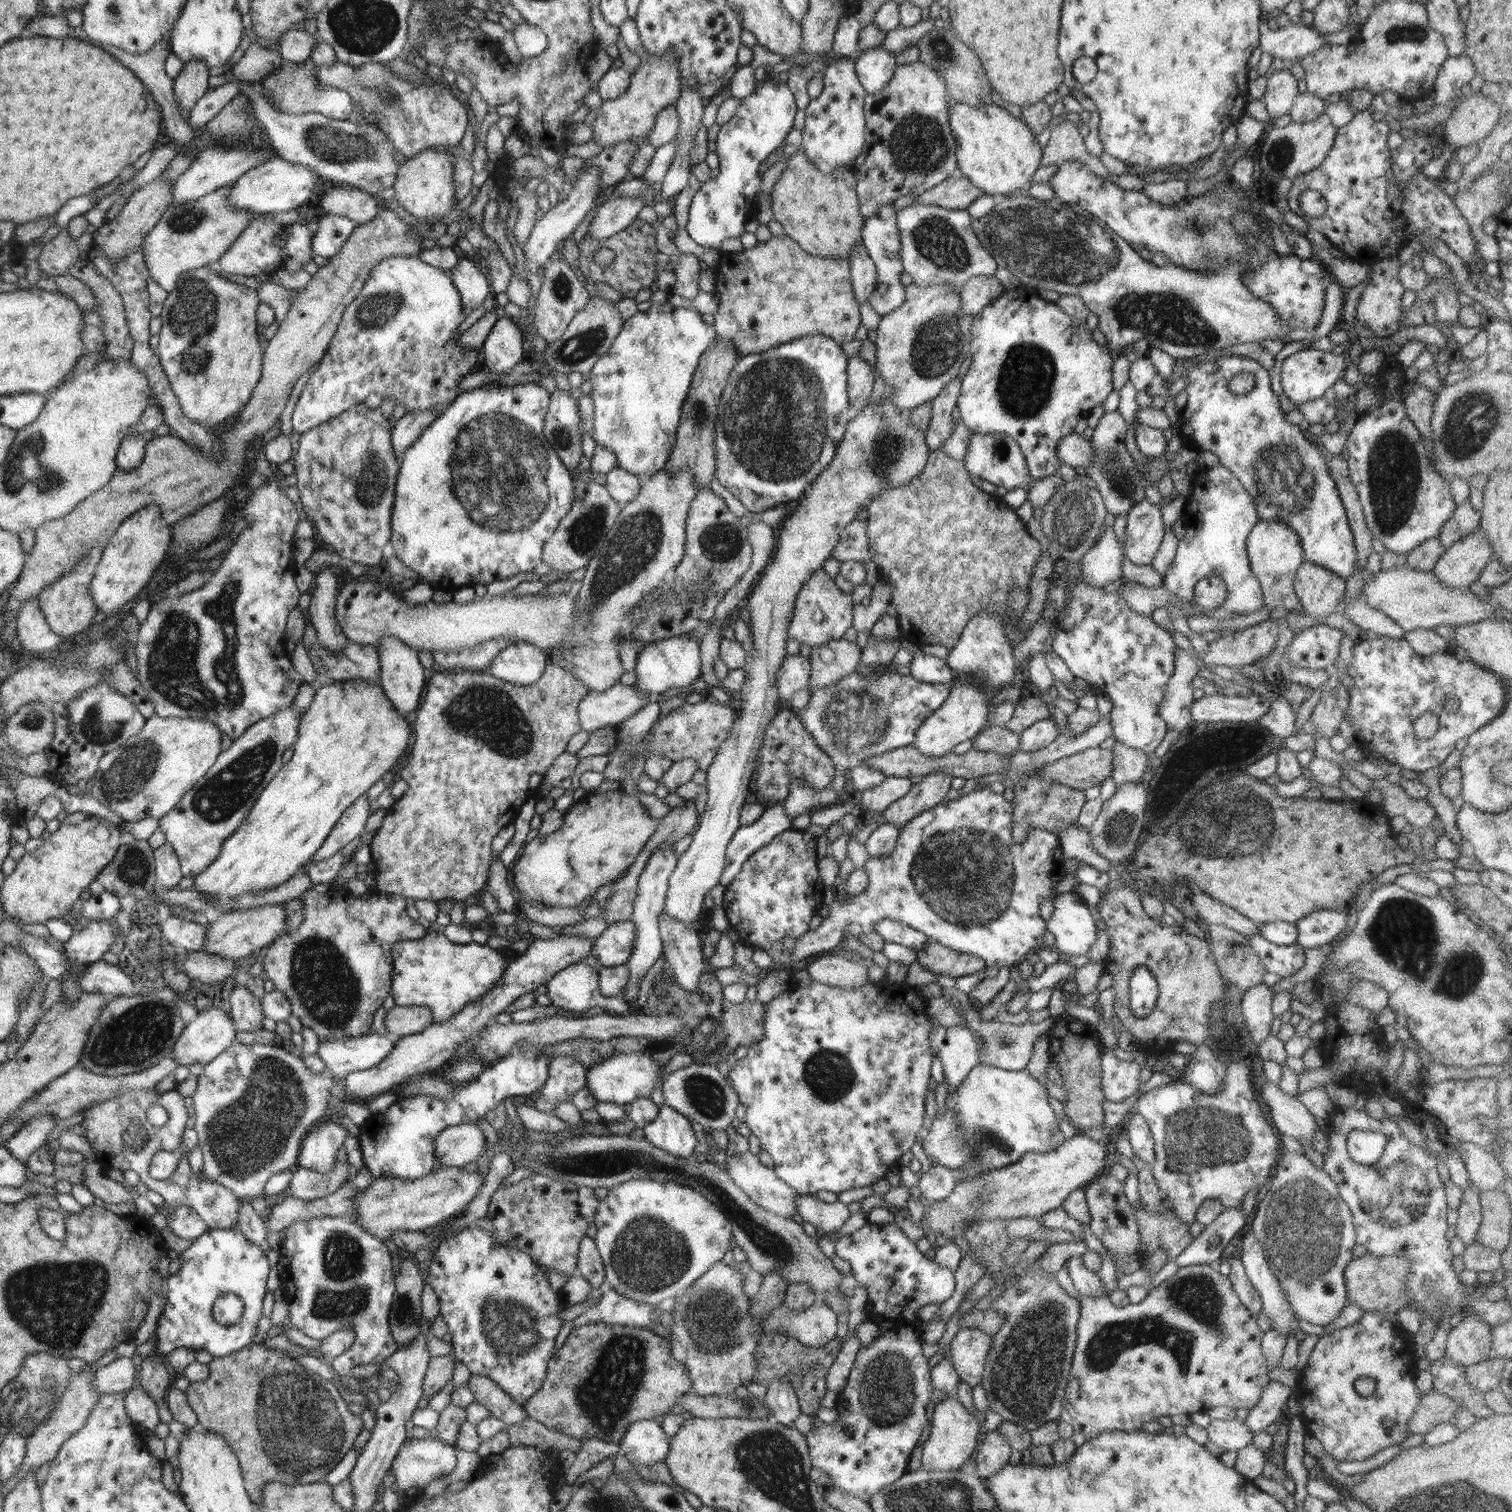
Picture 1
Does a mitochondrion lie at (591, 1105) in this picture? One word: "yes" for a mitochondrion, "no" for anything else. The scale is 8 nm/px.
no

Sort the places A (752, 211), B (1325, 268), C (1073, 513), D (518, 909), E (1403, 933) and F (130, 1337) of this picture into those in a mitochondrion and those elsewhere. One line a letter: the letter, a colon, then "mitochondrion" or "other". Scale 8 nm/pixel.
A: other
B: other
C: mitochondrion
D: other
E: mitochondrion
F: other

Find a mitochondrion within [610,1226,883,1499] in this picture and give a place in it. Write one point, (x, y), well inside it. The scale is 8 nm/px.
(715, 1324)

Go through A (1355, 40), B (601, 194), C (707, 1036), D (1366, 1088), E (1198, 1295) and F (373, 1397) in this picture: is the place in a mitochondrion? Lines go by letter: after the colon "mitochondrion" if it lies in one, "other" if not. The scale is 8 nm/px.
A: other
B: other
C: mitochondrion
D: other
E: mitochondrion
F: other

